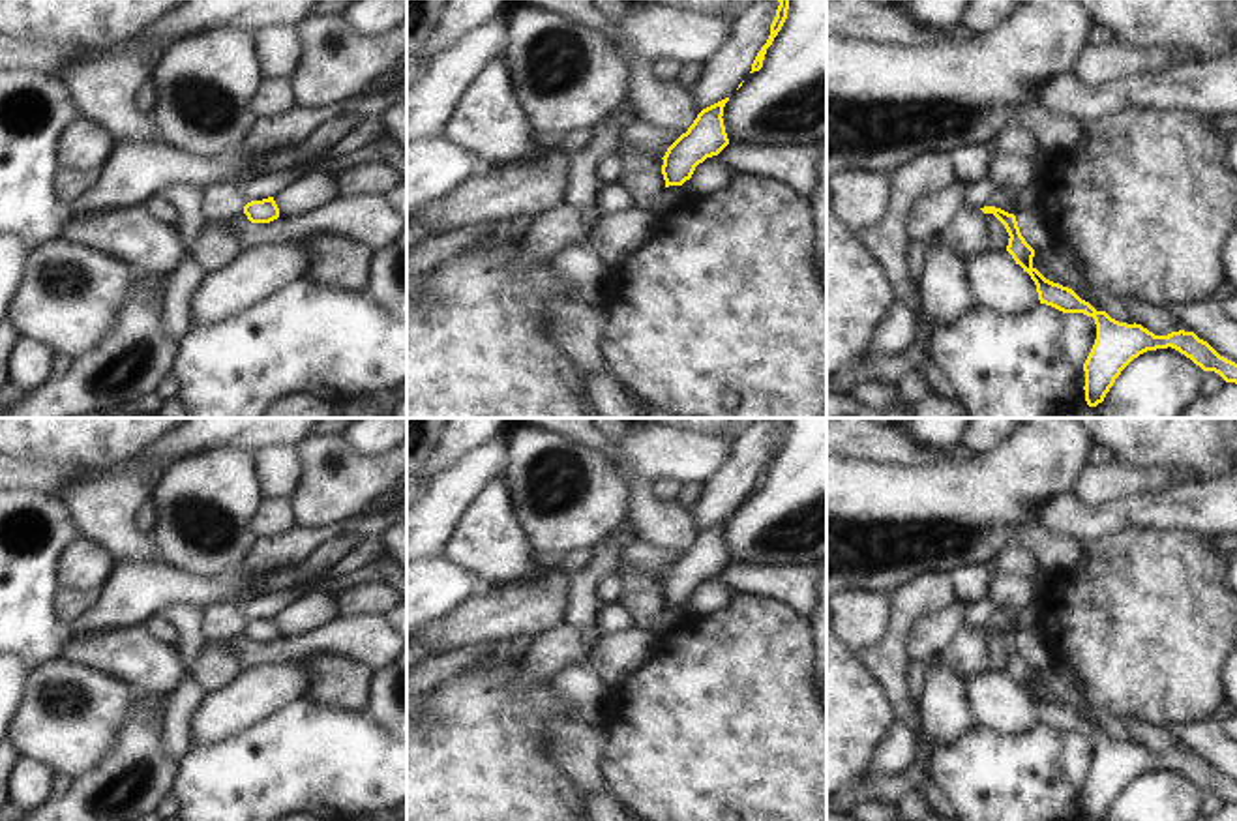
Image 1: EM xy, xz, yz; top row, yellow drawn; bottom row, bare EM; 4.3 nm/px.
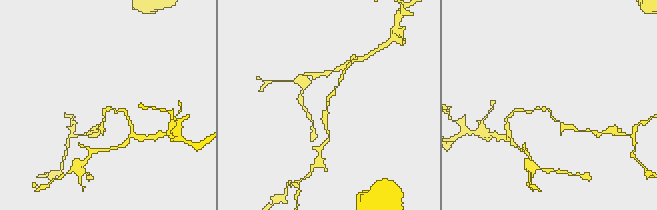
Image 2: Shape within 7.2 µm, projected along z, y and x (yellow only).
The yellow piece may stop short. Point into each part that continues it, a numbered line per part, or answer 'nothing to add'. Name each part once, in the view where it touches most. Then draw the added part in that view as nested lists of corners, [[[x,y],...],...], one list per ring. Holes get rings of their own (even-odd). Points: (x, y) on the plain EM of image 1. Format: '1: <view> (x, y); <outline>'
nothing to add

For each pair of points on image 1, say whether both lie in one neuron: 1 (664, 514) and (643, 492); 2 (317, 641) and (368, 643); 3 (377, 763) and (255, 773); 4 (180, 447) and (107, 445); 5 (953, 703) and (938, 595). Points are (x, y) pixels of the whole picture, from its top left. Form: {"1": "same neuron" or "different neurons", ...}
{"1": "same neuron", "2": "same neuron", "3": "same neuron", "4": "different neurons", "5": "different neurons"}

